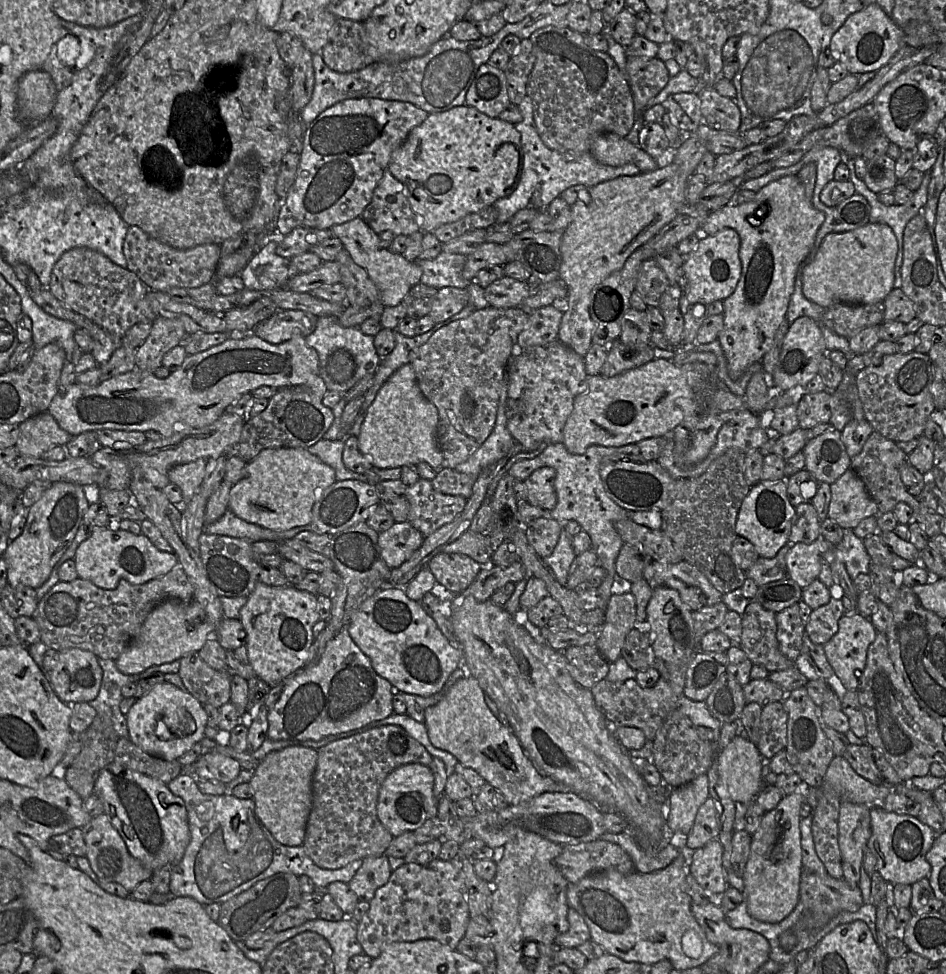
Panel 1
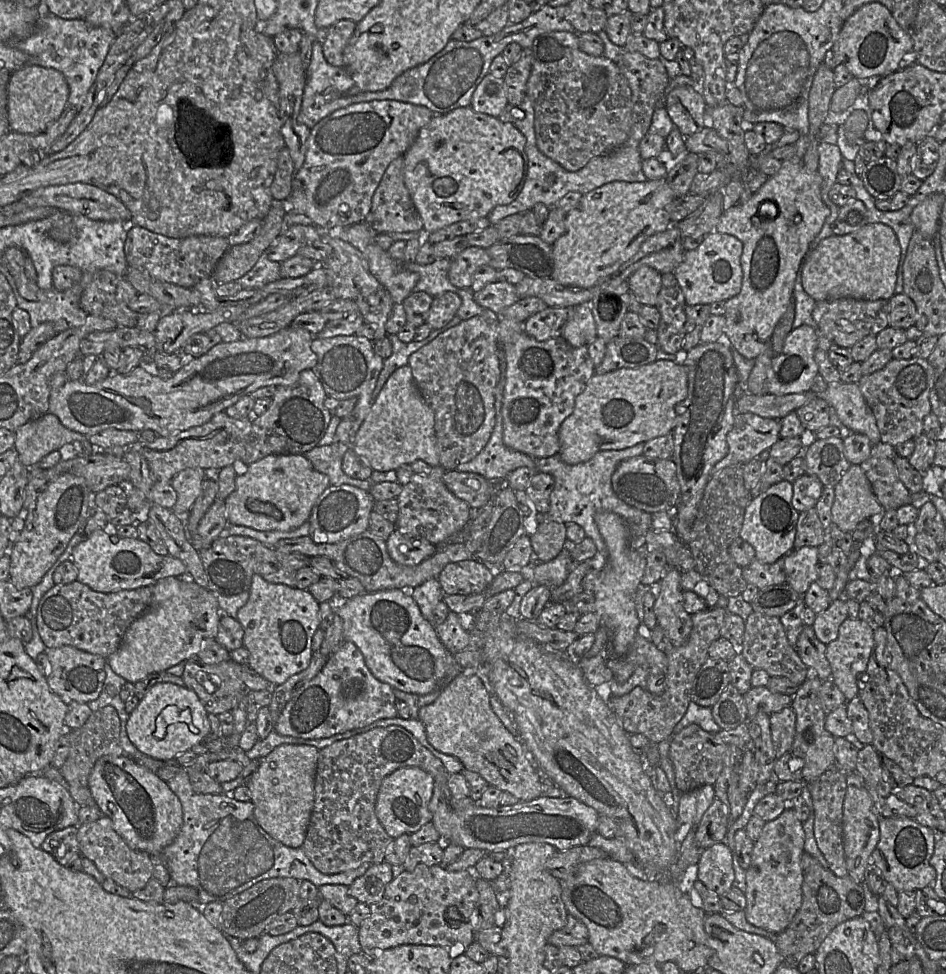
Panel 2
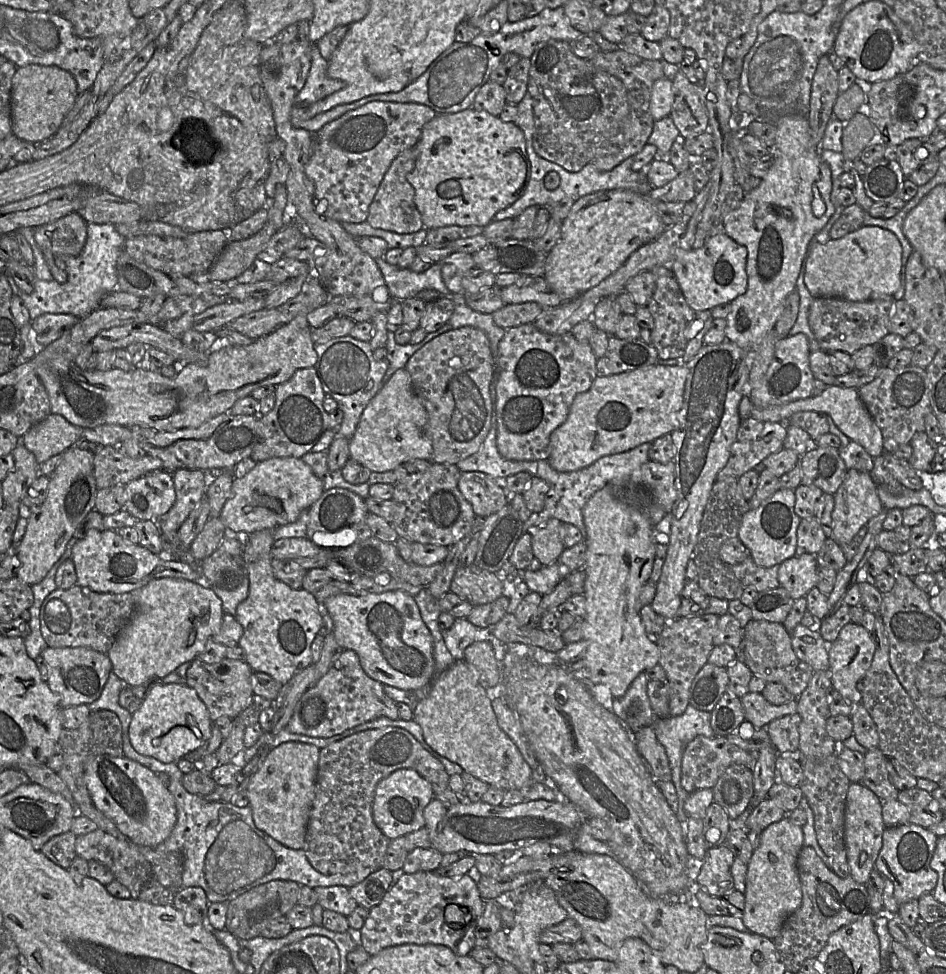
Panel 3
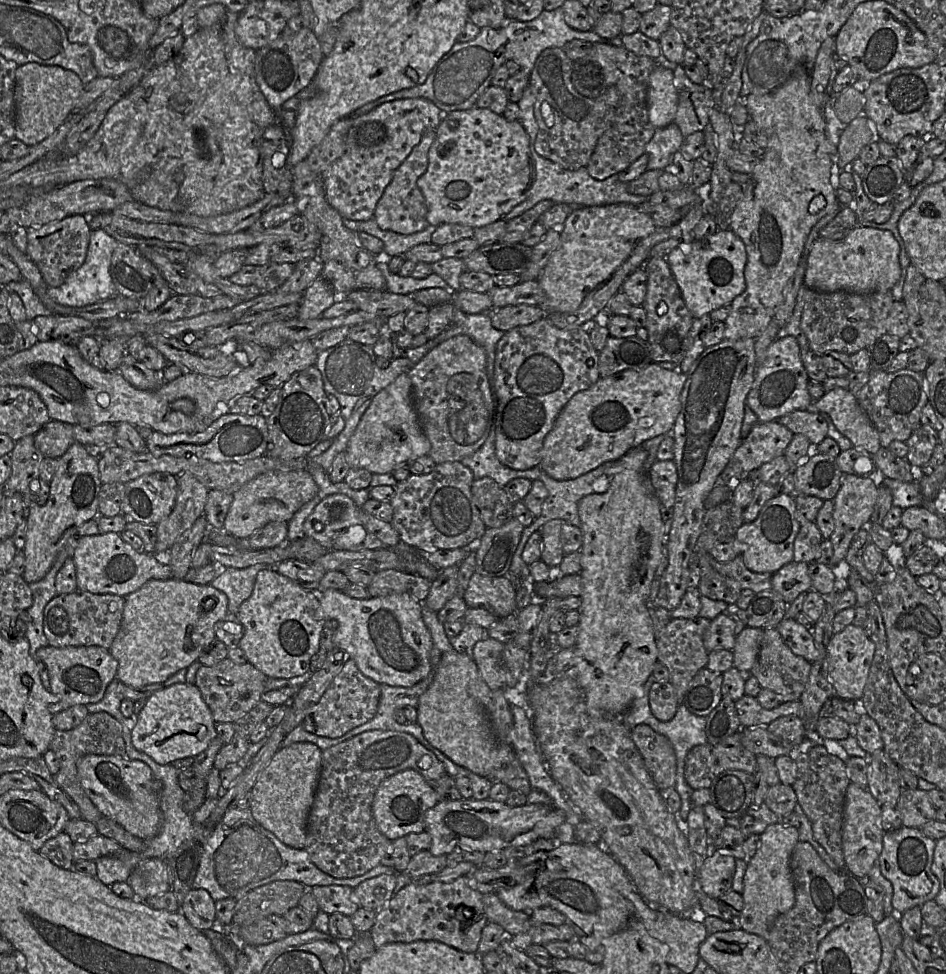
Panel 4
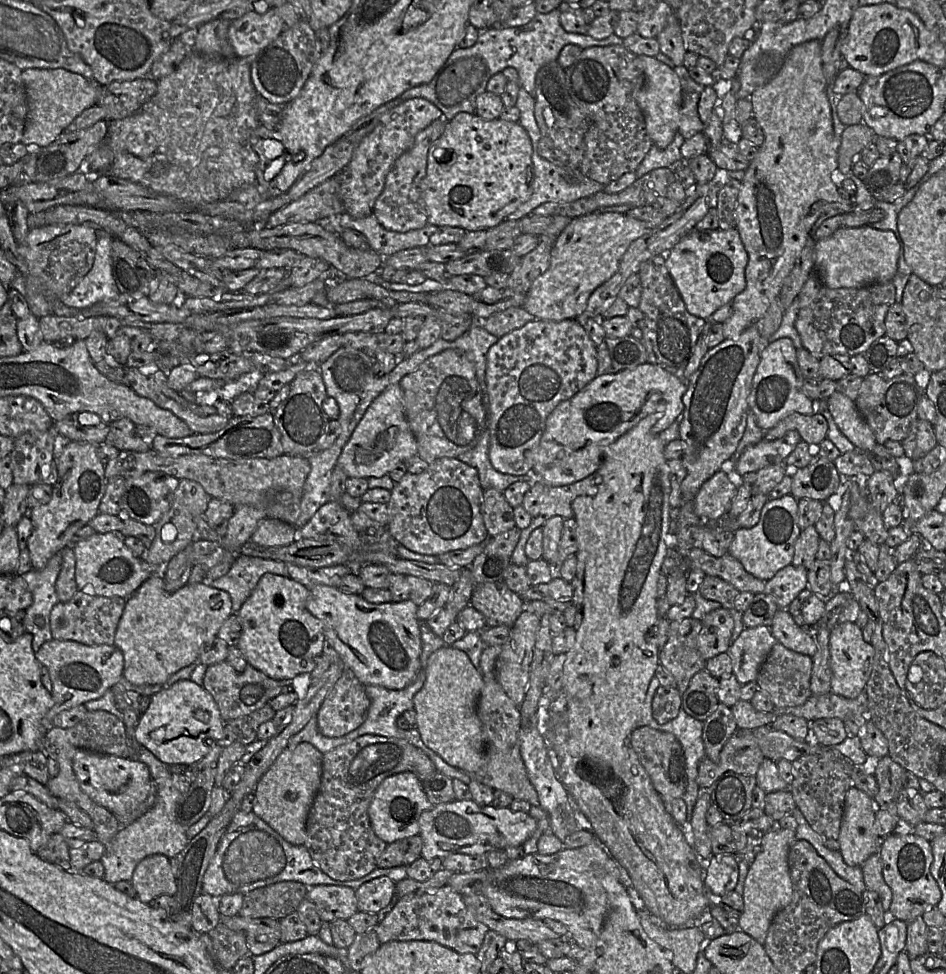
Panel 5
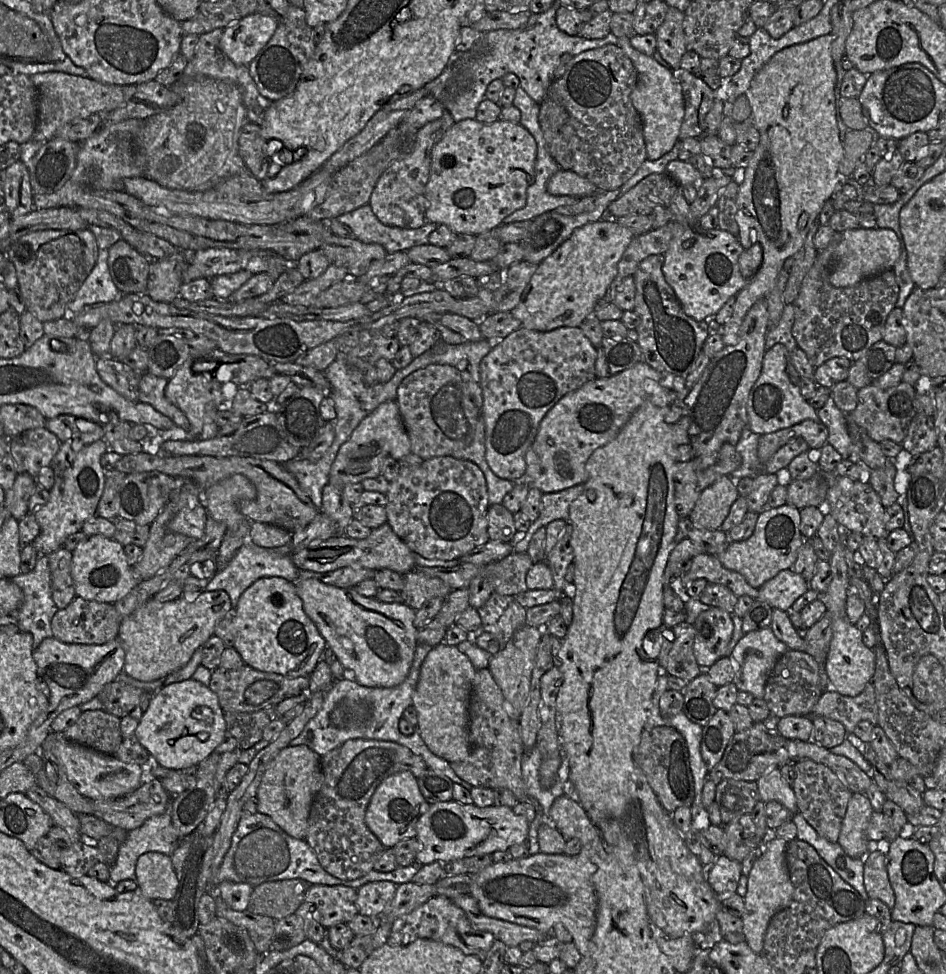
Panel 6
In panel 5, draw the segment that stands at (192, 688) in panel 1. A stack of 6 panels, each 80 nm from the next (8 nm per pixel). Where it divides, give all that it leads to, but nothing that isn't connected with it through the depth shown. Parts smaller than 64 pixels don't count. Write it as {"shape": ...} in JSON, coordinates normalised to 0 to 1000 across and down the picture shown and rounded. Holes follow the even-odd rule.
{"shape":[[[235,679],[219,685],[215,706],[224,714],[235,738],[239,741],[262,734],[280,725],[294,713],[312,707],[309,703],[298,704],[297,700],[298,698],[285,696],[263,682],[256,690],[251,690],[240,679]]]}

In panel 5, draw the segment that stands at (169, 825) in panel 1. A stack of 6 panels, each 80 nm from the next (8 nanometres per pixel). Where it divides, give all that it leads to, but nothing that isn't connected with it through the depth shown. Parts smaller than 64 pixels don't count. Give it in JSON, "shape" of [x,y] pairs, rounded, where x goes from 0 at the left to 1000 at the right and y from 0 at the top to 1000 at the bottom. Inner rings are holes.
{"shape":[[[81,769],[77,777],[77,791],[89,814],[119,837],[133,835],[138,829],[151,823],[159,810],[158,787],[146,779],[107,774],[91,769]]]}

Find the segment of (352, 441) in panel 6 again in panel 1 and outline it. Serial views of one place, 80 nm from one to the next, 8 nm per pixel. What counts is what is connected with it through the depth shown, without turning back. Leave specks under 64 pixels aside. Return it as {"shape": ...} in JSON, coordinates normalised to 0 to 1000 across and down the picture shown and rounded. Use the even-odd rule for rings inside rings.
{"shape":[[[432,372],[406,392],[388,420],[377,448],[379,461],[399,482],[441,477],[444,474],[465,480],[468,466],[461,450],[462,437],[463,421],[445,402],[438,378]]]}

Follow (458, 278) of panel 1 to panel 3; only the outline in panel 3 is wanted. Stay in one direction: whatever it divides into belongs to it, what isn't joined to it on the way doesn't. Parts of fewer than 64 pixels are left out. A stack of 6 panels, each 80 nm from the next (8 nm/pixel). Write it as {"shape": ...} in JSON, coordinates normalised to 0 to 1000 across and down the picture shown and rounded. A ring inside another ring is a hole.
{"shape":[[[397,265],[396,268],[406,283],[412,304],[418,308],[440,305],[449,297],[459,297],[471,305],[480,302],[468,289],[465,270],[459,270],[449,279],[441,280],[433,275],[423,275],[421,271],[412,272],[406,265]]]}

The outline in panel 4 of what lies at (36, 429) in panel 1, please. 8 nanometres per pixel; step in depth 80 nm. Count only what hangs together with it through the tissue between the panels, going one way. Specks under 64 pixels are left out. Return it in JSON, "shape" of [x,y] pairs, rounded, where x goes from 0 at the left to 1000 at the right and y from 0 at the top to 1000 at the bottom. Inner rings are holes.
{"shape":[[[53,431],[38,446],[37,459],[48,470],[62,470],[79,455],[77,436]]]}

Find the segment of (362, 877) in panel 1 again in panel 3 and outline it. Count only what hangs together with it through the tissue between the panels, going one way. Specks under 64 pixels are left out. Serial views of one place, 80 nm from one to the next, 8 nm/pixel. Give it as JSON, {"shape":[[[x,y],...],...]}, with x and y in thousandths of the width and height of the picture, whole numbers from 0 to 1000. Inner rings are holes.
{"shape":[[[402,890],[381,907],[369,912],[370,920],[389,934],[400,929],[415,909],[414,894]]]}

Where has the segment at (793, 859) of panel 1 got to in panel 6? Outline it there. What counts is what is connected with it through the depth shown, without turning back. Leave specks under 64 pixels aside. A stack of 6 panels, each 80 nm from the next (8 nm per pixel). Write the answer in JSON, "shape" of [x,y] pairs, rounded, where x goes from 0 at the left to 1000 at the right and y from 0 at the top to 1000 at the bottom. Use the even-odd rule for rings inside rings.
{"shape":[[[814,857],[808,864],[804,879],[797,885],[791,898],[790,917],[786,922],[788,932],[783,940],[788,966],[800,979],[804,979],[808,962],[816,941],[829,933],[837,923],[836,907],[832,885],[832,863]]]}

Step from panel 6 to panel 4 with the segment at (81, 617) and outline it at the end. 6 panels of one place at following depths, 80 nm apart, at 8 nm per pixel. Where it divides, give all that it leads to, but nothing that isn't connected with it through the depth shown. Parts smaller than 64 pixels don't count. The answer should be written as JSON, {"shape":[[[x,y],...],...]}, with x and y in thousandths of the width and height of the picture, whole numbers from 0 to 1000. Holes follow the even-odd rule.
{"shape":[[[81,605],[77,609],[58,612],[47,624],[45,649],[51,662],[107,663],[116,666],[129,638],[132,613],[121,610],[98,610]]]}

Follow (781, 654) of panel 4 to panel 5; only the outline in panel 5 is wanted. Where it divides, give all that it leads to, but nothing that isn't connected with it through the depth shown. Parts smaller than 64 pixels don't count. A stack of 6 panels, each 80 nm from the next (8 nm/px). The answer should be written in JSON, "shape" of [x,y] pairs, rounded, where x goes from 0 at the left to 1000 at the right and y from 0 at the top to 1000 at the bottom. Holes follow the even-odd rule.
{"shape":[[[821,658],[805,682],[799,700],[802,707],[813,714],[820,727],[846,725],[858,715],[858,685],[858,675],[835,667]]]}

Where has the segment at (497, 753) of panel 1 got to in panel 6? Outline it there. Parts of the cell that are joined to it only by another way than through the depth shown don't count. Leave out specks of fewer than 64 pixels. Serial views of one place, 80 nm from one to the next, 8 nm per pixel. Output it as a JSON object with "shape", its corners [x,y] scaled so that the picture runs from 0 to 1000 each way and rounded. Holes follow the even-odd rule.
{"shape":[[[464,660],[450,672],[436,721],[440,728],[441,751],[452,769],[475,783],[492,780],[498,771],[496,761],[496,718],[503,687],[482,663]]]}

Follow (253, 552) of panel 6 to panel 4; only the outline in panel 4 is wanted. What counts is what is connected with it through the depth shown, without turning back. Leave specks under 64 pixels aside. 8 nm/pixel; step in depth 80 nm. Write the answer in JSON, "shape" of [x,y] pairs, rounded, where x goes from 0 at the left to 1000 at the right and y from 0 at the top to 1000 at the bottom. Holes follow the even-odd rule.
{"shape":[[[275,578],[259,583],[240,582],[222,601],[240,611],[241,628],[251,630],[255,620],[265,612],[273,587],[284,581]]]}

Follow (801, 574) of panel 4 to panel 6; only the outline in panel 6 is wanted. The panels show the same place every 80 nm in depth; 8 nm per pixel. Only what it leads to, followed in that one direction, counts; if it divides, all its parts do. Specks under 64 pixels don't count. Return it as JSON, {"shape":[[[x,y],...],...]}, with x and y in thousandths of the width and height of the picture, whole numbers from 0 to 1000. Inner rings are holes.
{"shape":[[[830,584],[802,603],[800,615],[832,628],[854,605],[854,597],[837,584]]]}

